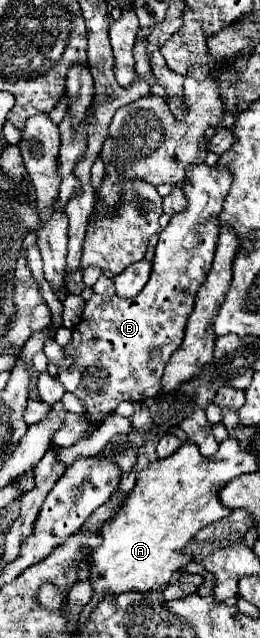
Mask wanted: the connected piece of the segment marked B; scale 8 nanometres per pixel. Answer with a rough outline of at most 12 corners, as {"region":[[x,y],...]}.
{"region":[[188,165],[188,207],[130,299],[92,295],[58,381],[94,423],[158,395],[212,267],[232,173]]}

